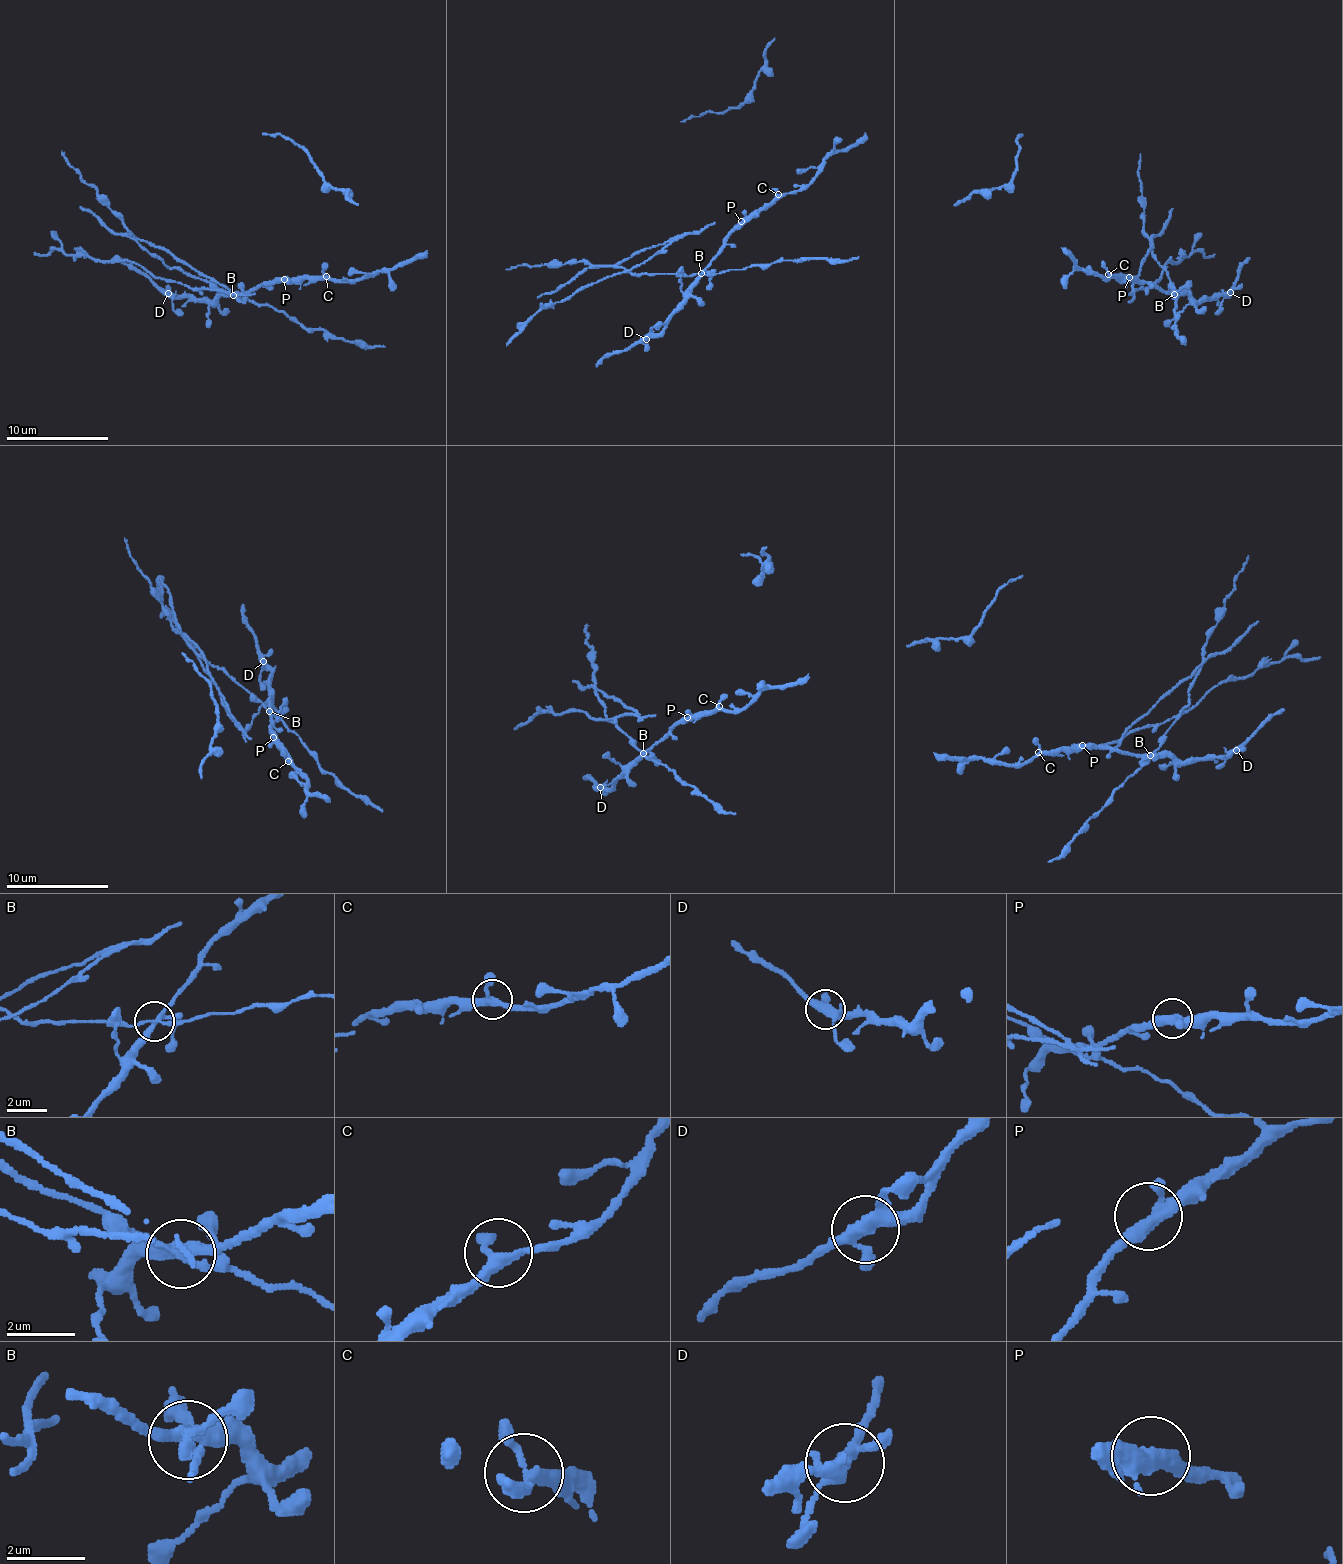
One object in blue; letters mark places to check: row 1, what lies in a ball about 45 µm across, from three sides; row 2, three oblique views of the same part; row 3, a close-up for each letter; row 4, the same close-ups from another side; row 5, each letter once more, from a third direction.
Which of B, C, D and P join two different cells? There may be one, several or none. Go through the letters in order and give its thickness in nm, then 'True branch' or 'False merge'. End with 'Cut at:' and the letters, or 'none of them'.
B: Thickness 280 nm. False merge
C: Thickness 280 nm. True branch
D: Thickness 360 nm. True branch
P: Thickness 340 nm. True branch
Cut at: B

